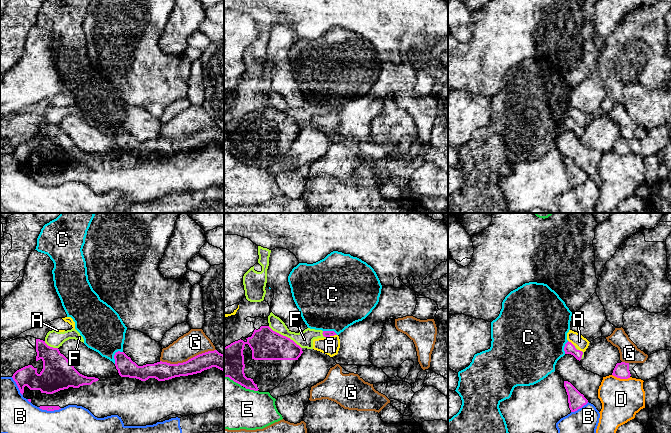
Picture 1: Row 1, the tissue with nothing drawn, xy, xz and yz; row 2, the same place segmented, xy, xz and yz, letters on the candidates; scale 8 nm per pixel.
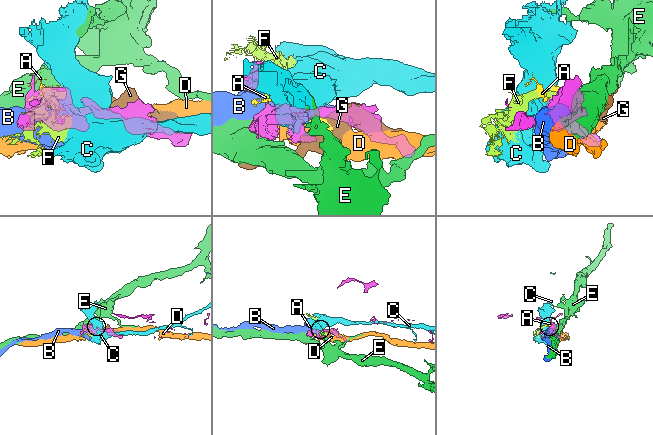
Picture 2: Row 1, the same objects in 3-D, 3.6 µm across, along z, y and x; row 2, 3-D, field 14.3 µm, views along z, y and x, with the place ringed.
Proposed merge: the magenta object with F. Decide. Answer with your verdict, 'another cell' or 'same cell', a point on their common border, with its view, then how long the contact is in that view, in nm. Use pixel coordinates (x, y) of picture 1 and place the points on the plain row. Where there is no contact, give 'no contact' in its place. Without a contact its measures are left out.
same cell | xz (285, 112) | 320 nm

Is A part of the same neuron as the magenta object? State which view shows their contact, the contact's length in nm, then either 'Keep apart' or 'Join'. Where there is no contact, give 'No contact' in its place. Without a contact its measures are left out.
Touches magenta in xz. Shared border 90 nm. Keep apart

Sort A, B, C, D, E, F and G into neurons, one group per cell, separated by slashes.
A / B / C / D / E / F / G

